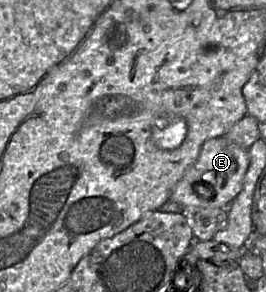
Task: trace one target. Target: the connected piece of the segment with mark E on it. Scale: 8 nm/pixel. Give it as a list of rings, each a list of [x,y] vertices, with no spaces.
[[[224,136],[211,138],[203,144],[197,160],[176,184],[170,199],[180,204],[184,208],[181,213],[188,216],[198,209],[227,209],[240,193],[249,165],[249,150],[227,140]]]

